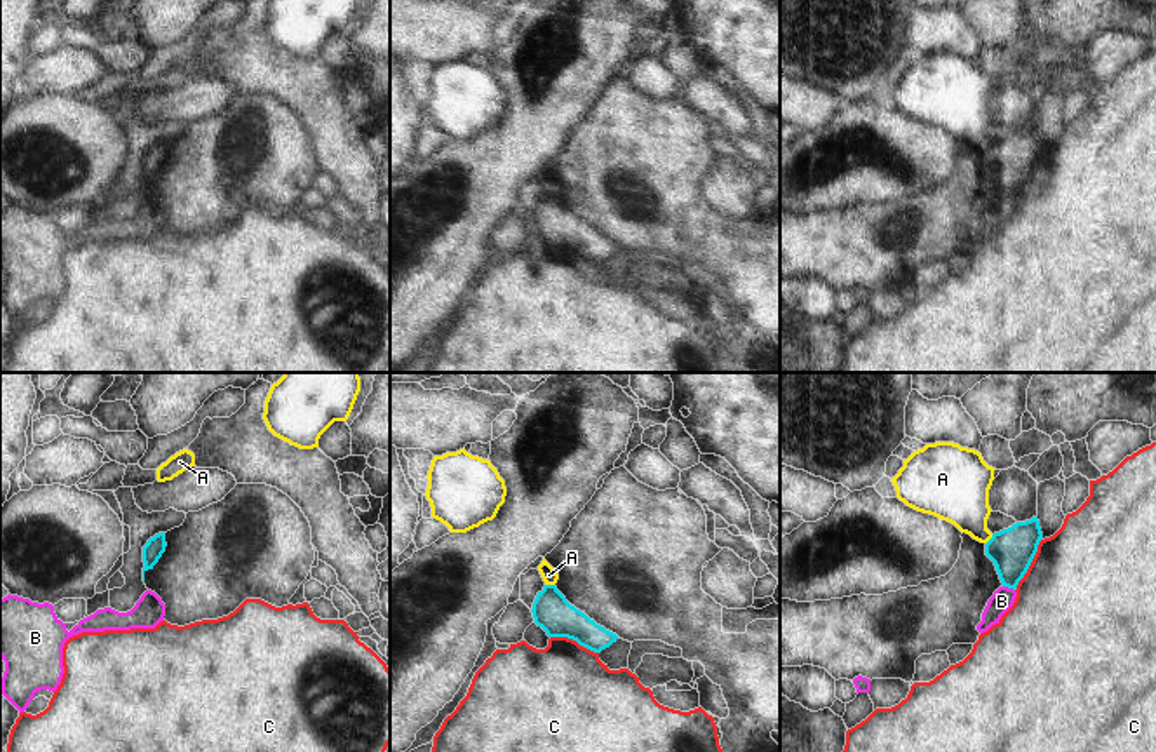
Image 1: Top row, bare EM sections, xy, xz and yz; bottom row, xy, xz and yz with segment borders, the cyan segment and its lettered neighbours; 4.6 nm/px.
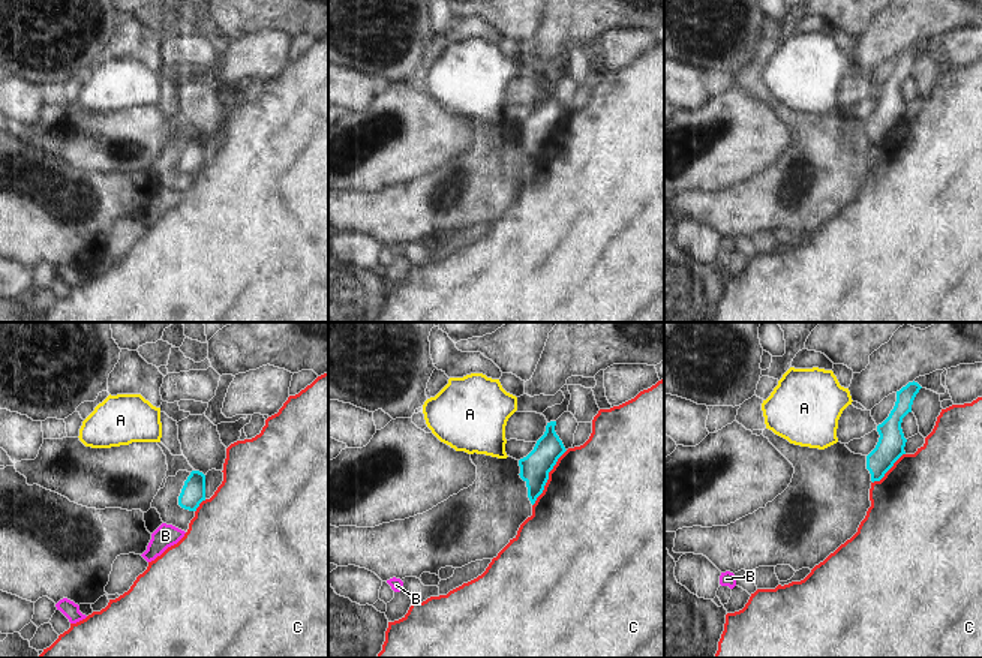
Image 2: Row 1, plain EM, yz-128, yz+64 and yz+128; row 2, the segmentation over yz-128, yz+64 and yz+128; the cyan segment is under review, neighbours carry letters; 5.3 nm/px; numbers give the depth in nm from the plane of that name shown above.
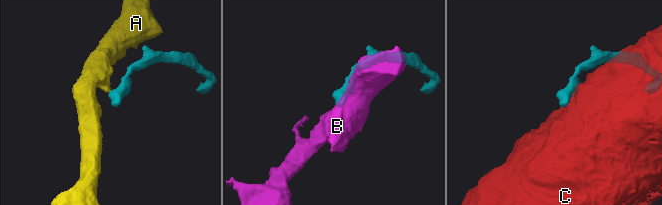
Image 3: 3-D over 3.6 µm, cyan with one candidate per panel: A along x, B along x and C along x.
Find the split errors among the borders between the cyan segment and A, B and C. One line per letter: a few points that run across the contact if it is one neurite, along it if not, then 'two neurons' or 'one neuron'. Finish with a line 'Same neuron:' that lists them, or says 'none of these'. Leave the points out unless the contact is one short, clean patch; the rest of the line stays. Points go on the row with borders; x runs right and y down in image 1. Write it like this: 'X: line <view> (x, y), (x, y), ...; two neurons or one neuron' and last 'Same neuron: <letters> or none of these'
A: line xz (545, 584), (554, 585); two neurons
B: line yz (1003, 585), (1014, 590); two neurons
C: two neurons
Same neuron: none of these

